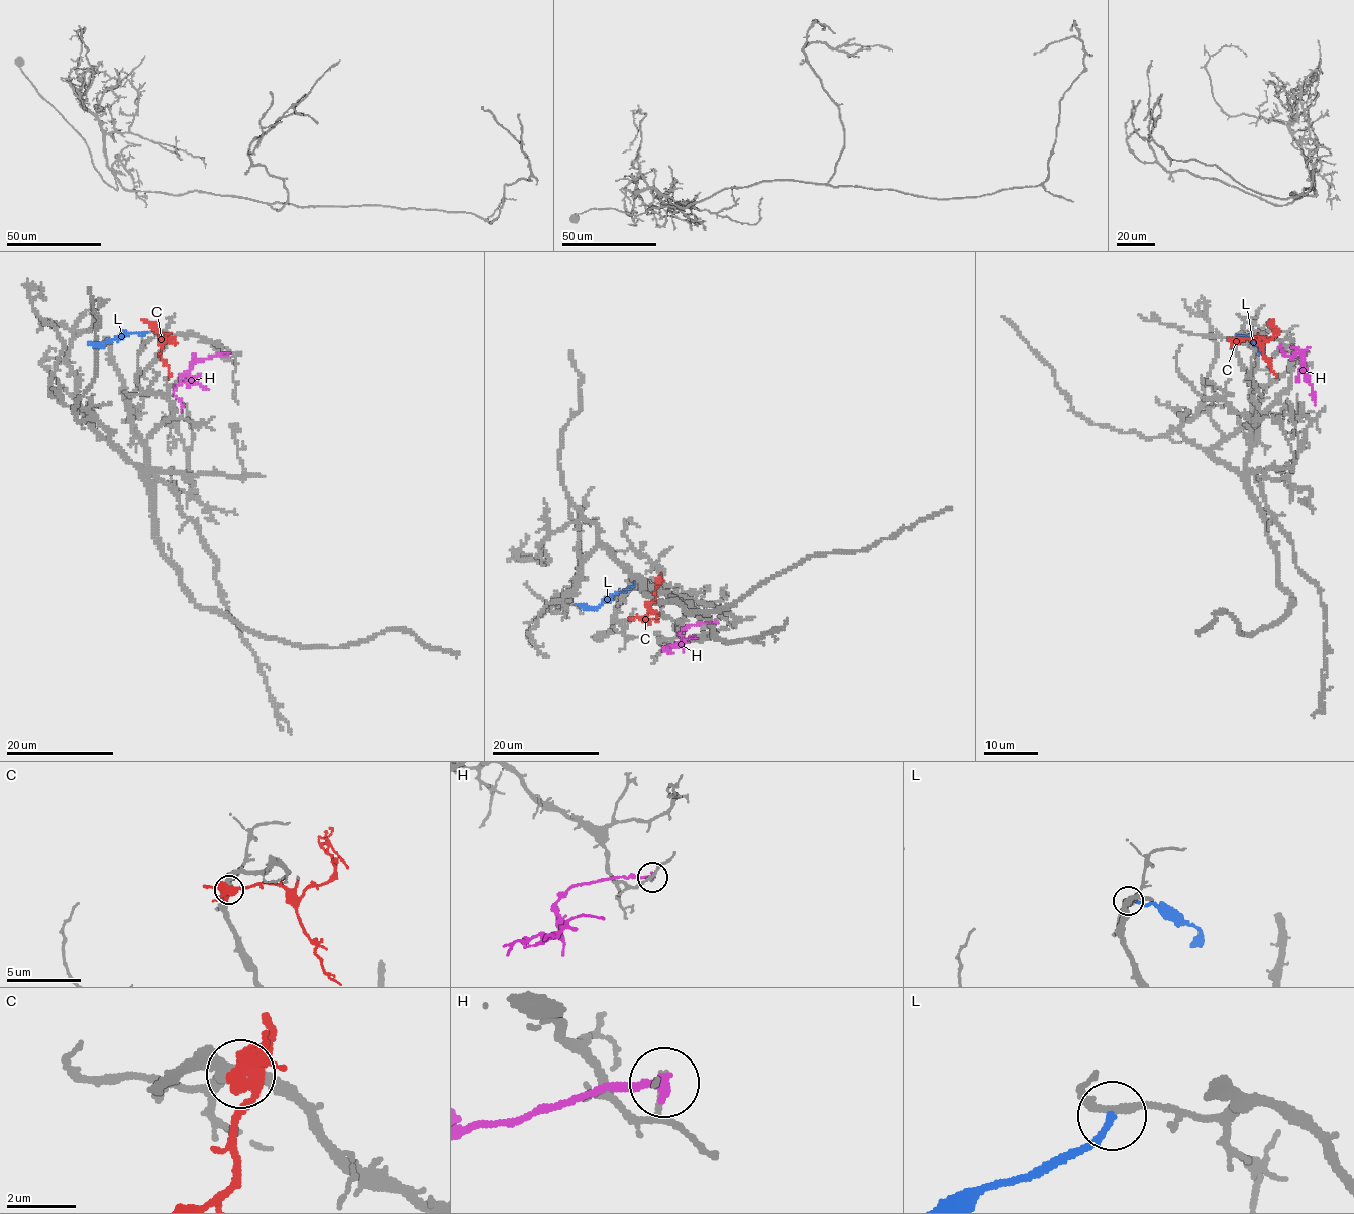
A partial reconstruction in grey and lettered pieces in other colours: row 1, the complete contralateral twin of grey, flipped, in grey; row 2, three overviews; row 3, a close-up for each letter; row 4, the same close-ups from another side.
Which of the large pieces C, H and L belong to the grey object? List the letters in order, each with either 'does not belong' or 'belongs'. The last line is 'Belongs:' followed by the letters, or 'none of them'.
C: does not belong
H: does not belong
L: does not belong
Belongs: none of them

